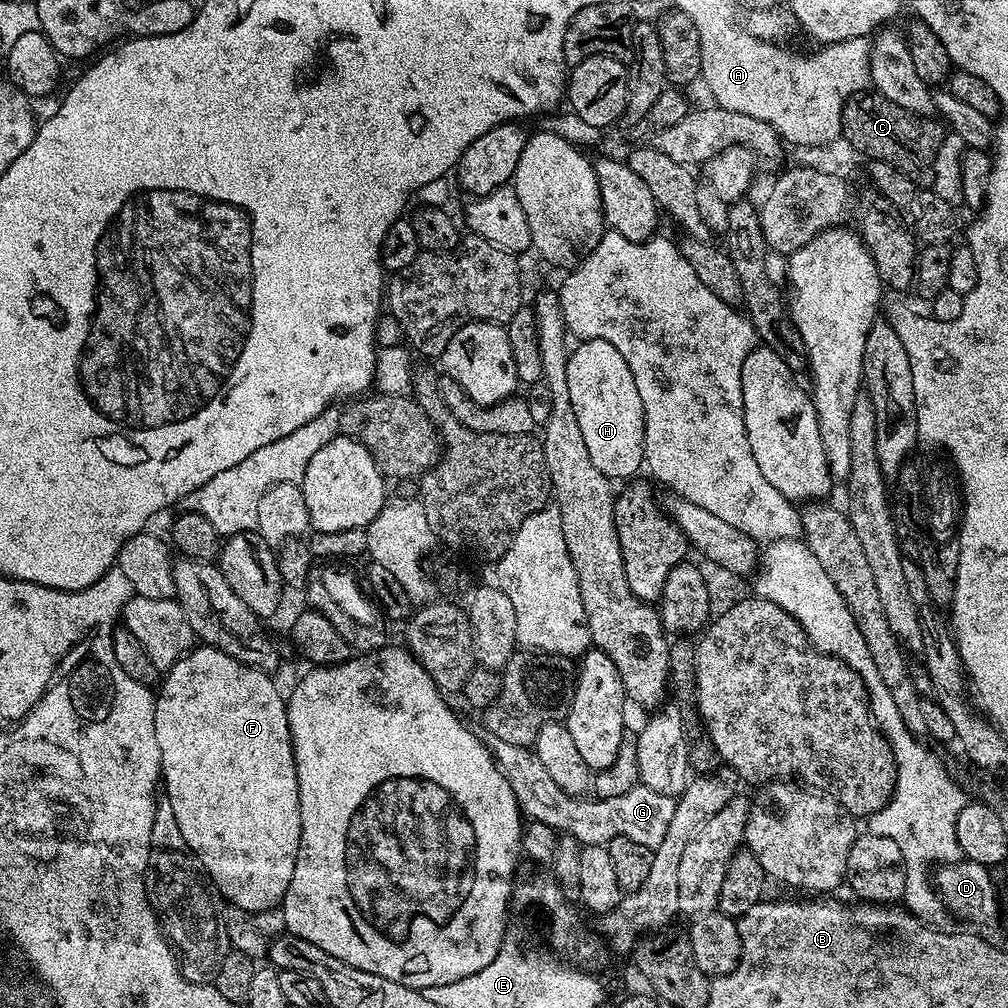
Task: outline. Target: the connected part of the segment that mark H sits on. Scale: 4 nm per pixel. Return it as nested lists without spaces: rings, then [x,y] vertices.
[[[604,339],[581,341],[576,347],[568,356],[566,378],[591,462],[614,482],[631,479],[643,467],[645,411],[629,363]]]

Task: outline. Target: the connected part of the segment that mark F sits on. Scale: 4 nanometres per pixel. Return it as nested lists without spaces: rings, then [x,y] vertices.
[[[196,646],[176,663],[173,668],[167,669],[166,675],[163,677],[162,685],[164,689],[155,693],[156,709],[154,710],[154,734],[158,734],[158,750],[160,751],[160,775],[162,777],[162,792],[166,799],[170,802],[170,806],[174,810],[174,819],[178,821],[178,830],[182,830],[182,838],[186,838],[186,846],[190,846],[197,858],[202,862],[202,866],[208,871],[208,877],[215,884],[217,893],[231,907],[241,908],[242,910],[250,910],[251,912],[261,912],[262,910],[270,910],[271,908],[283,905],[284,895],[290,886],[290,882],[294,878],[294,862],[298,858],[298,846],[300,845],[300,831],[302,830],[302,818],[300,817],[300,799],[298,798],[298,770],[294,762],[294,746],[292,745],[292,735],[290,734],[290,722],[288,721],[288,706],[286,703],[285,693],[276,689],[276,684],[272,681],[273,677],[266,672],[260,672],[257,668],[246,666],[242,662],[238,662],[238,658],[230,658],[230,654],[226,654],[222,650],[211,646]]]

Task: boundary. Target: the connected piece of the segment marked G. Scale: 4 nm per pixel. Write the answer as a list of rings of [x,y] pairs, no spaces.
[[[498,740],[491,745],[491,750],[496,765],[500,767],[500,773],[510,782],[516,802],[529,821],[537,820],[555,828],[557,833],[573,836],[582,846],[607,846],[612,837],[625,836],[630,838],[630,842],[638,842],[655,850],[662,838],[666,838],[666,826],[670,826],[670,818],[674,818],[676,809],[676,800],[673,797],[657,794],[642,783],[635,784],[619,798],[598,800],[571,796],[554,782],[554,778],[550,778],[550,774],[546,774],[546,766],[542,766],[532,748],[510,746],[510,742]]]

